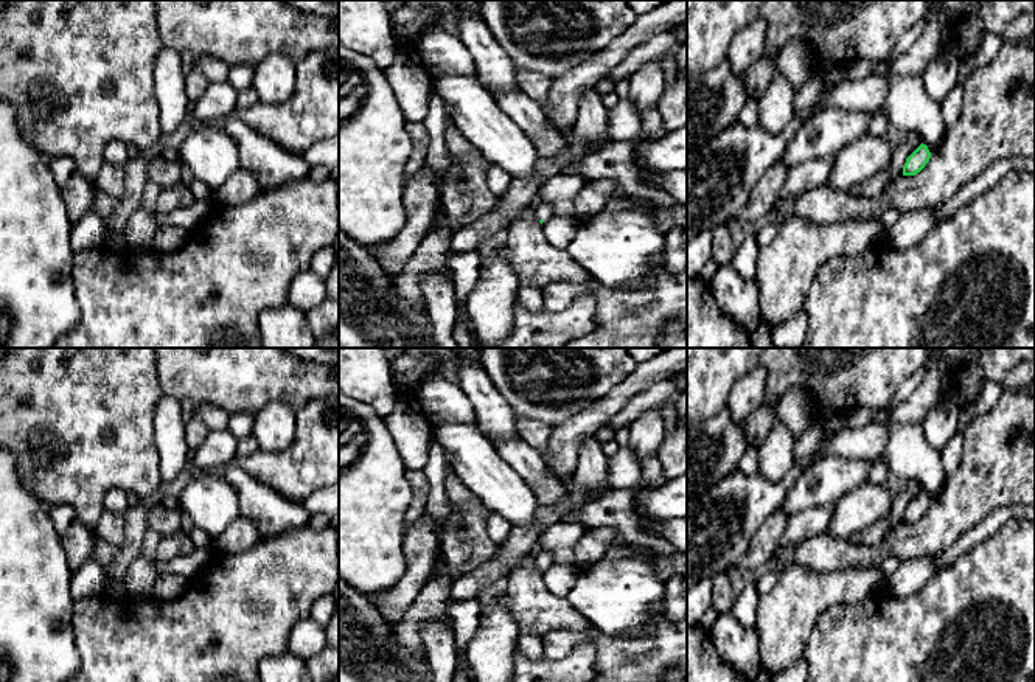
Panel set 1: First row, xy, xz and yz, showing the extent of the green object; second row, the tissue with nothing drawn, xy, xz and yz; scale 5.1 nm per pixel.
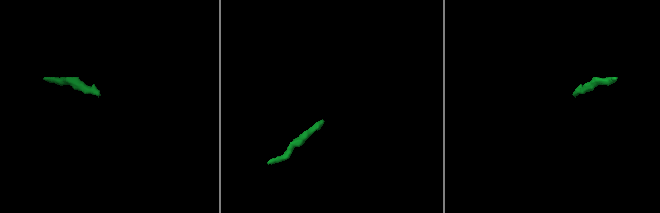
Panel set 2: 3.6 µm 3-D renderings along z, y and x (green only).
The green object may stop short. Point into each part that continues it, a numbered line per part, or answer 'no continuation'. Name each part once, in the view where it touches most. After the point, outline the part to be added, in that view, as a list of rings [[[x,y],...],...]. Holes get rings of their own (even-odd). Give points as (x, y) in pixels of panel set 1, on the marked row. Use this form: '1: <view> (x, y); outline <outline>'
1: xz (544, 212); outline [[[541,202],[539,207],[535,210],[535,216],[538,221],[542,219],[544,222],[547,222],[553,216],[550,204]]]

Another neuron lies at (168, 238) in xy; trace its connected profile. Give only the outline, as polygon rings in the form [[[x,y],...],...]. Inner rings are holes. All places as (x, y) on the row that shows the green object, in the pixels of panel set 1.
[[[180,225],[160,227],[154,236],[154,249],[159,252],[171,252],[179,249],[188,238],[190,231]]]

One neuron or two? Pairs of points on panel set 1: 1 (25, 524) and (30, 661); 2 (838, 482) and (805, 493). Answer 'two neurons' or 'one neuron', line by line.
1: one neuron
2: one neuron

